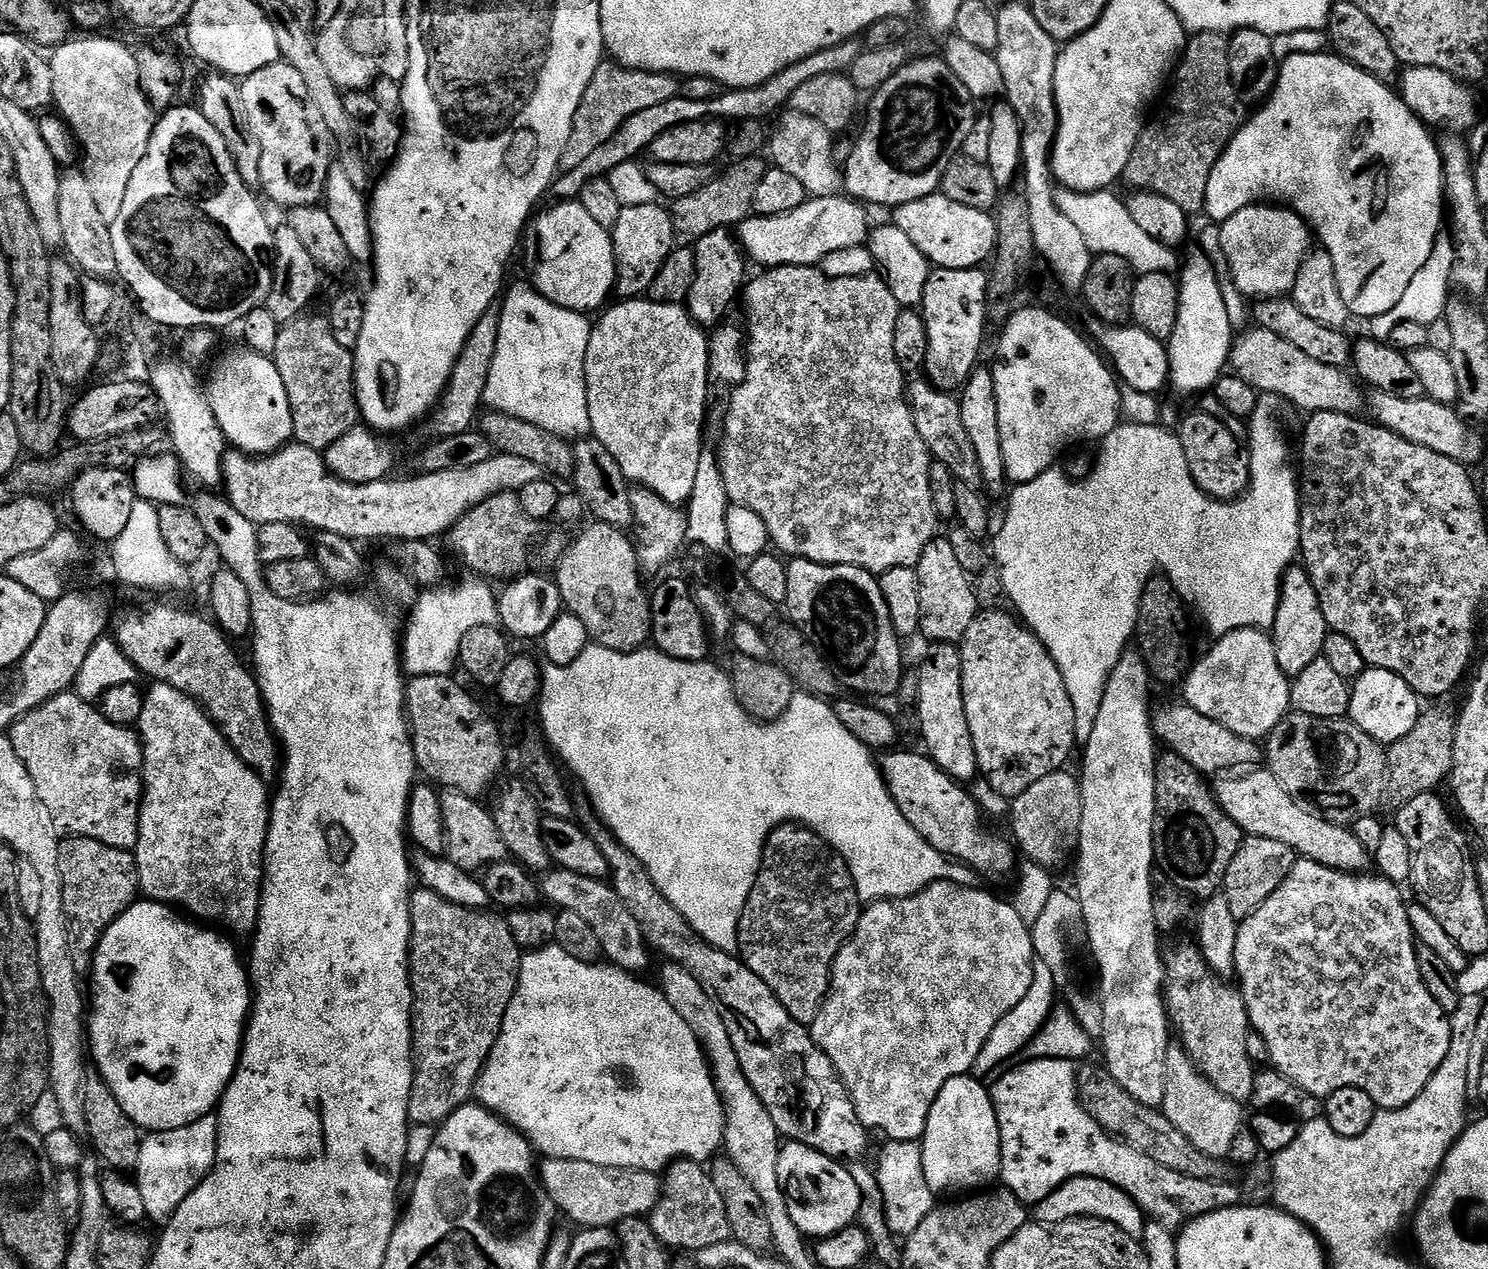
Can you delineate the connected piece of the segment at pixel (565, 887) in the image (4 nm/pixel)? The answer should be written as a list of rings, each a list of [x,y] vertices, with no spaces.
[[[552,870],[543,877],[542,896],[545,901],[549,900],[549,905],[557,904],[557,909],[564,909],[582,917],[597,935],[603,957],[616,968],[633,974],[644,974],[647,970],[650,949],[644,943],[642,930],[638,930],[638,922],[634,922],[634,914],[630,914],[630,910],[623,905],[622,898],[618,898],[611,883],[582,878],[578,874],[563,870]]]

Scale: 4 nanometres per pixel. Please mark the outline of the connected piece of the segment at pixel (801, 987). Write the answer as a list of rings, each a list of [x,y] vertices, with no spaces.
[[[783,824],[781,828],[774,829],[770,834],[767,851],[764,863],[760,865],[760,872],[756,876],[754,886],[750,890],[750,898],[740,915],[738,955],[746,966],[750,966],[750,970],[754,970],[754,974],[758,974],[758,978],[762,978],[762,982],[766,982],[766,986],[770,986],[774,998],[778,998],[778,1002],[782,1002],[782,1006],[786,1006],[786,1014],[790,1014],[790,1018],[794,1018],[802,1025],[811,1026],[818,1018],[824,1001],[828,998],[828,990],[832,986],[832,967],[836,961],[836,956],[858,926],[862,911],[862,901],[858,890],[854,886],[854,878],[850,874],[844,859],[823,838],[811,832],[810,829],[798,824]]]

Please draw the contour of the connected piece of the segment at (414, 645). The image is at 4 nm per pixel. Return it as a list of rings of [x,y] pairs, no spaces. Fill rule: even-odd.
[[[480,578],[471,579],[464,580],[461,584],[452,584],[449,588],[440,586],[435,590],[421,591],[424,593],[421,594],[420,601],[417,602],[416,609],[412,612],[408,633],[405,631],[402,636],[402,667],[409,677],[452,676],[458,668],[460,647],[466,630],[474,630],[474,626],[499,625],[500,605],[497,593],[495,591],[492,593],[493,585]]]

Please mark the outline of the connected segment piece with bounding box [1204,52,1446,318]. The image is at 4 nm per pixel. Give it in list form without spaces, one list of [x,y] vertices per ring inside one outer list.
[[[1300,52],[1297,56],[1290,57],[1288,61],[1283,61],[1280,64],[1280,74],[1276,78],[1276,87],[1261,108],[1264,108],[1261,112],[1256,112],[1253,116],[1251,113],[1245,119],[1232,141],[1226,146],[1222,158],[1218,158],[1214,170],[1210,170],[1210,182],[1206,182],[1204,203],[1204,212],[1209,216],[1208,220],[1212,222],[1229,220],[1231,216],[1238,214],[1238,210],[1261,202],[1275,202],[1277,205],[1287,206],[1308,223],[1315,239],[1319,243],[1320,240],[1324,243],[1321,245],[1334,262],[1334,274],[1338,278],[1338,290],[1342,292],[1342,302],[1346,302],[1353,317],[1371,318],[1394,310],[1394,306],[1398,306],[1399,300],[1402,299],[1402,294],[1406,294],[1406,286],[1410,286],[1418,270],[1426,266],[1426,258],[1430,258],[1437,240],[1442,235],[1440,224],[1442,228],[1442,221],[1446,216],[1444,175],[1437,141],[1435,139],[1432,141],[1433,133],[1405,106],[1403,100],[1389,85],[1376,81],[1357,65],[1352,65],[1350,61],[1343,60],[1335,54],[1323,56],[1320,52]]]

